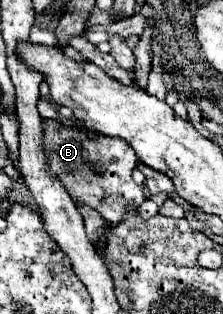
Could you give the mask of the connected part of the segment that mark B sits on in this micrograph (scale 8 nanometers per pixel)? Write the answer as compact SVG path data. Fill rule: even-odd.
M42 120L44 124L44 152L48 152L48 164L56 172L58 180L64 184L68 194L76 204L88 204L102 214L104 220L116 224L124 218L126 204L140 206L144 202L142 188L132 180L132 170L138 158L130 144L110 136L88 136L80 128L66 128L56 120ZM92 164L102 164L104 172L94 174Z

